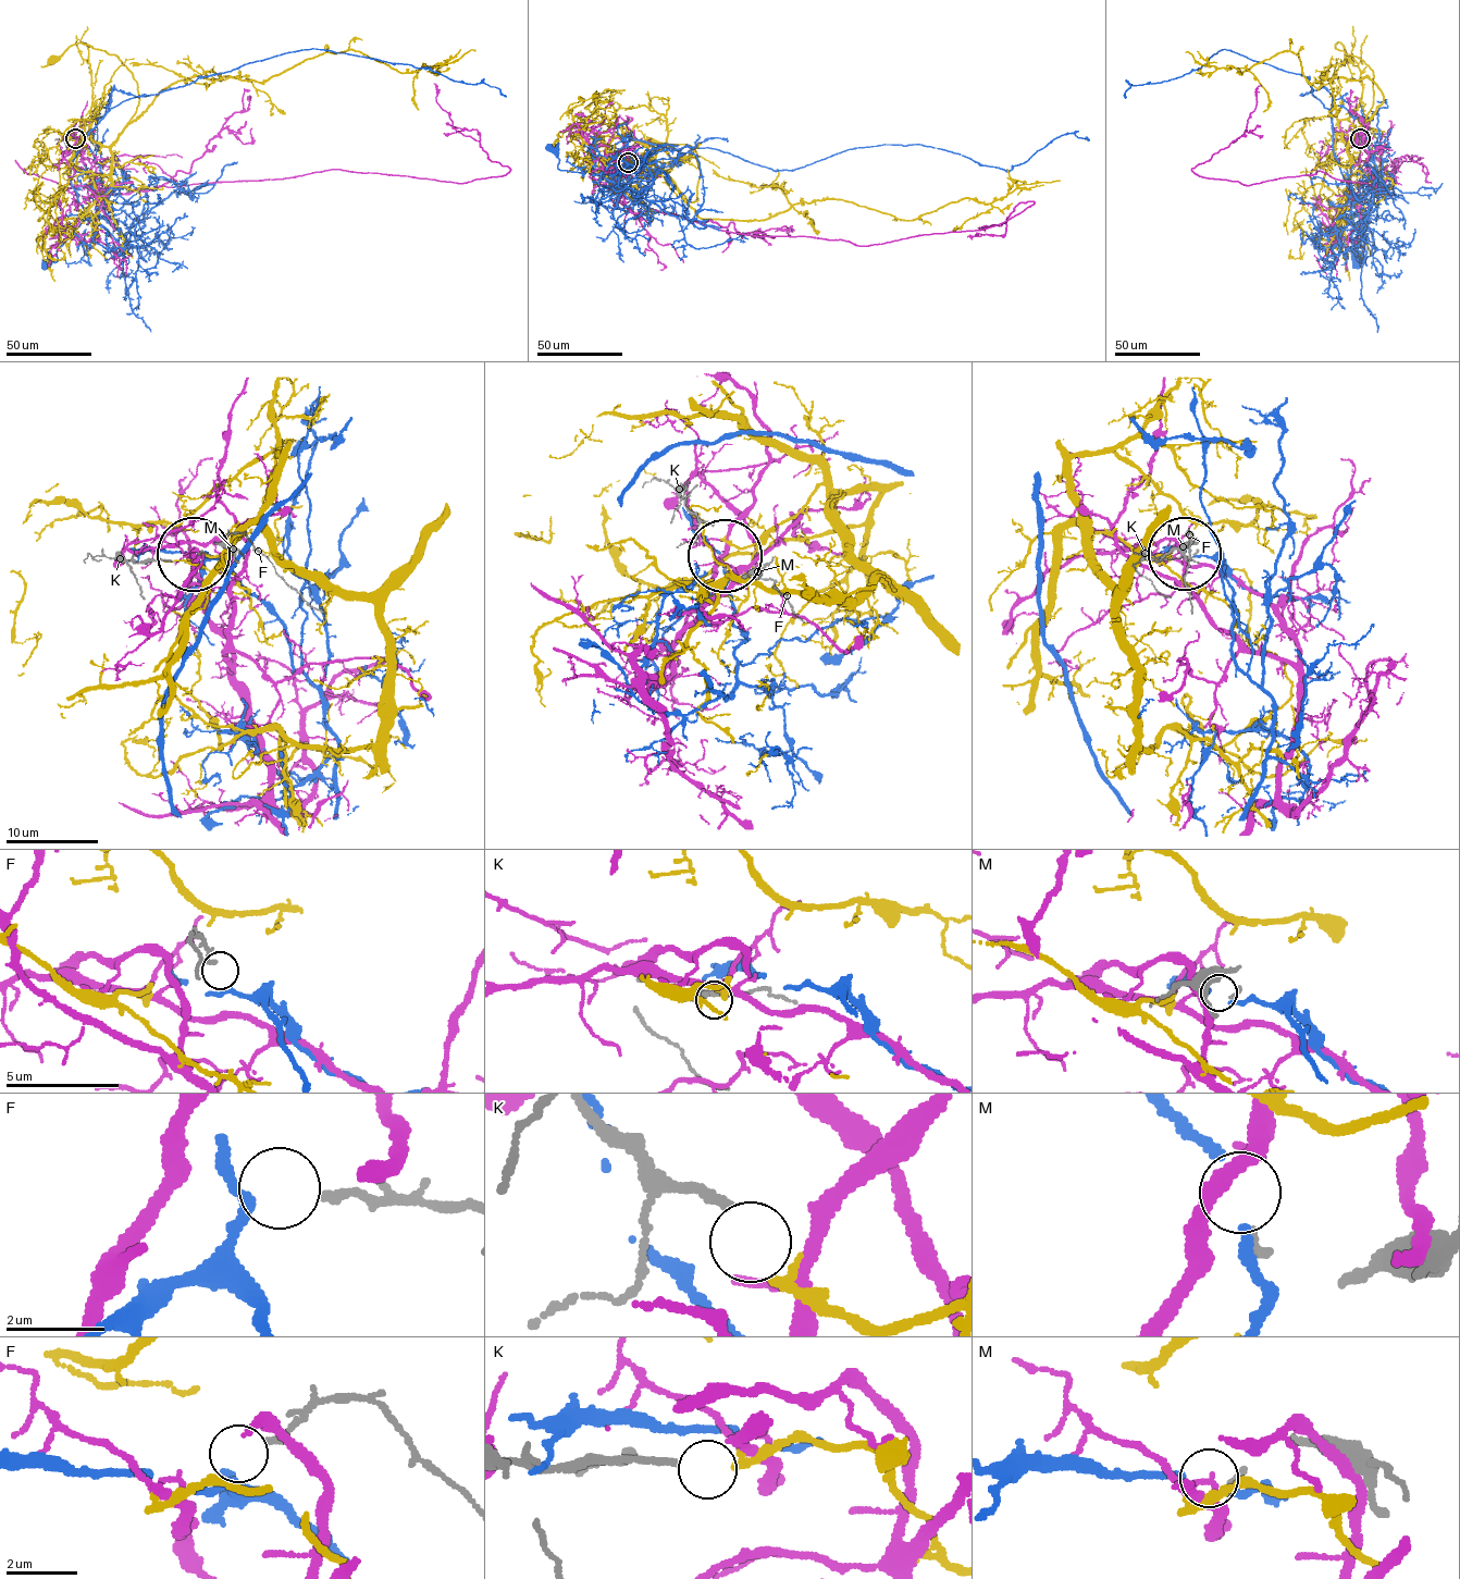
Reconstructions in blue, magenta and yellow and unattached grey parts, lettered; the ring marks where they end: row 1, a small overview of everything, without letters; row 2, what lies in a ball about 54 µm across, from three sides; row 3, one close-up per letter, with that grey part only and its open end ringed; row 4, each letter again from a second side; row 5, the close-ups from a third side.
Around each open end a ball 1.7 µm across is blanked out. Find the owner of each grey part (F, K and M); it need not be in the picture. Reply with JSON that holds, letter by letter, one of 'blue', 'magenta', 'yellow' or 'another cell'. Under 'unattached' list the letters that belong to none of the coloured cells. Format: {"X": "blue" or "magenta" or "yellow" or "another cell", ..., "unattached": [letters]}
{"F": "blue", "K": "yellow", "M": "another cell", "unattached": ["M"]}

